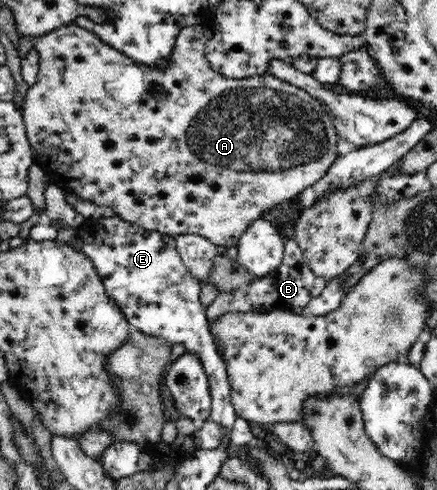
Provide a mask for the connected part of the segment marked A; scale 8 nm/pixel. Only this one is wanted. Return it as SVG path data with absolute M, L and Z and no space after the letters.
M74 22L35 37L33 43L33 48L40 57L38 73L23 99L21 112L28 141L35 153L35 164L45 173L50 183L58 186L65 193L73 192L96 205L110 207L116 216L130 225L169 236L201 235L214 245L222 245L226 248L237 247L240 236L255 219L262 217L263 213L271 207L296 198L299 193L315 185L326 175L330 165L339 156L336 151L338 136L334 119L332 120L328 115L326 107L319 99L272 74L236 79L224 77L210 68L205 55L207 39L204 34L204 24L182 28L176 36L172 55L158 67L135 63L124 53L119 53L110 45L104 44L104 41L100 40L94 32Z

